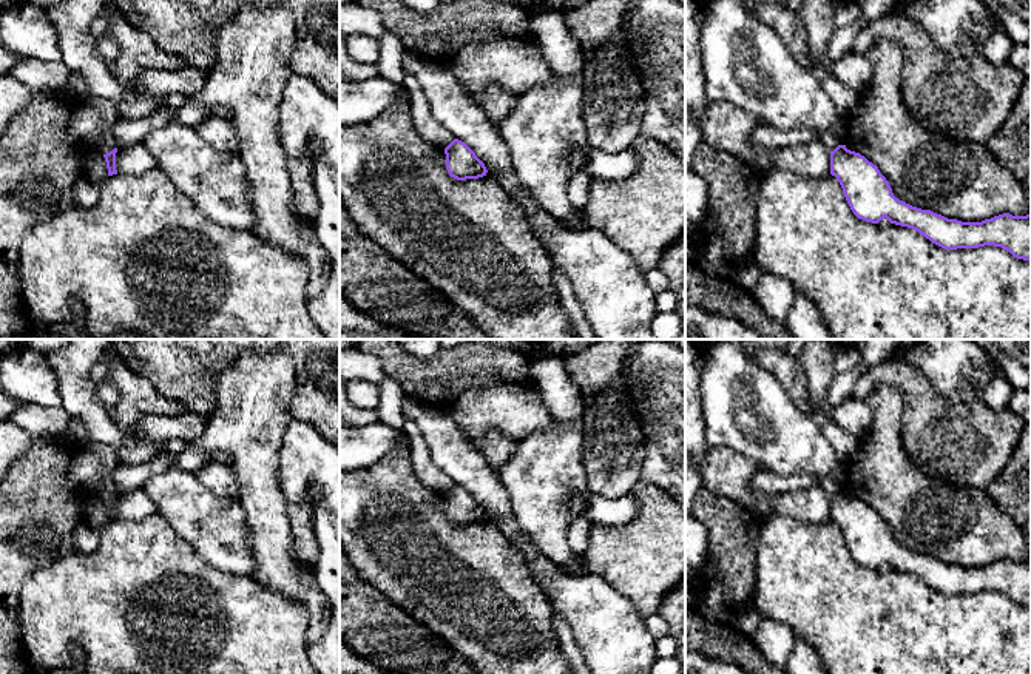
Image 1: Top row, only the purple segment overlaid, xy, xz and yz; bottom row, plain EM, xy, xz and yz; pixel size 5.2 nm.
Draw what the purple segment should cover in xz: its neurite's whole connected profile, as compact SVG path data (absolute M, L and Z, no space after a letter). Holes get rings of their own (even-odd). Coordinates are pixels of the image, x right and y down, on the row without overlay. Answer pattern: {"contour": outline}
{"contour": "M454 484L446 494L446 515L457 526L478 524L486 521L485 509L461 486Z"}

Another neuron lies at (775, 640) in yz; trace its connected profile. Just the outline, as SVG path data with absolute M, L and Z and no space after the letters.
M761 618L752 635L752 642L761 651L762 657L775 666L787 668L787 662L793 648L795 634L789 626Z

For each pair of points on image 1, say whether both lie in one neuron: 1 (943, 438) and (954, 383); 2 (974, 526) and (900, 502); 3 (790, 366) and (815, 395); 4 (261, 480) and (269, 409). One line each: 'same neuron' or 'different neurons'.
1: different neurons
2: same neuron
3: different neurons
4: same neuron

